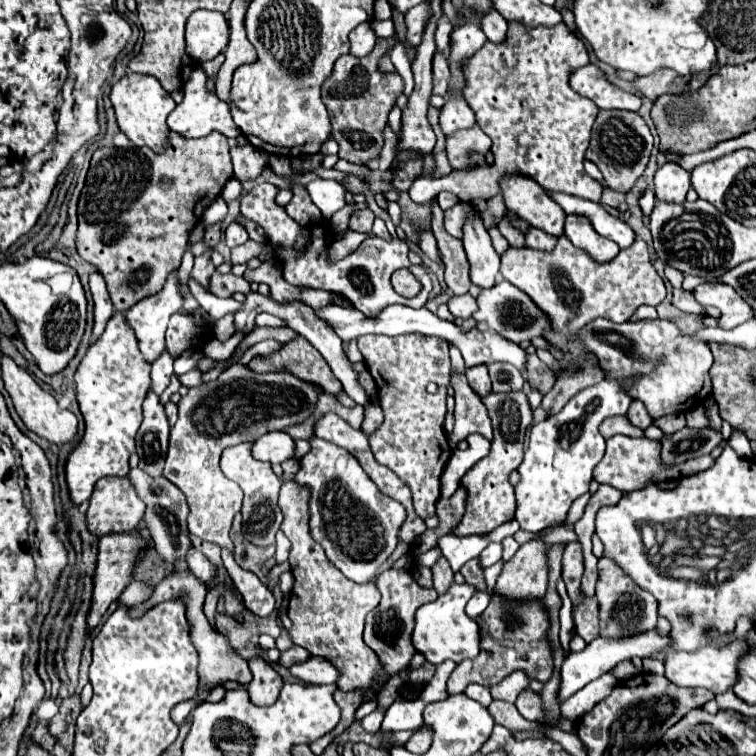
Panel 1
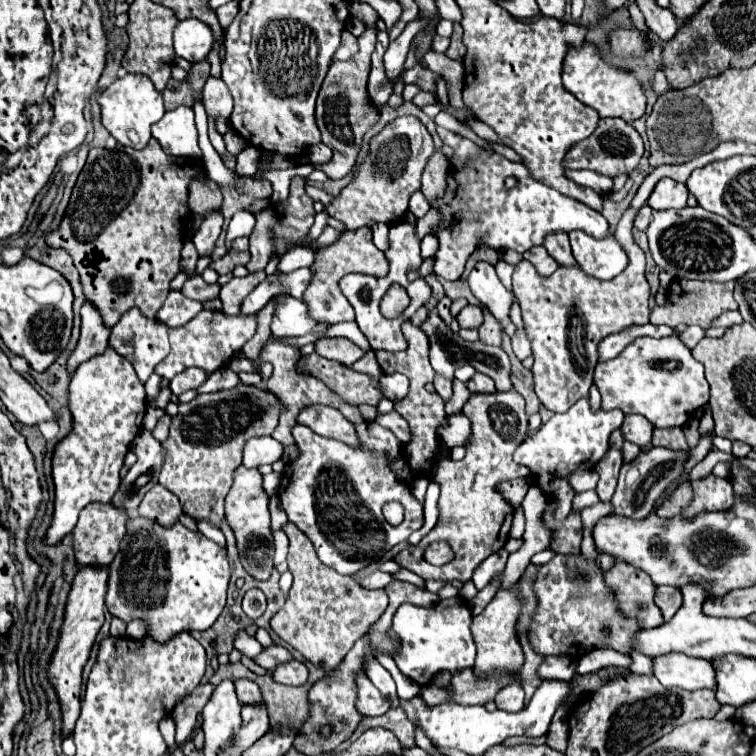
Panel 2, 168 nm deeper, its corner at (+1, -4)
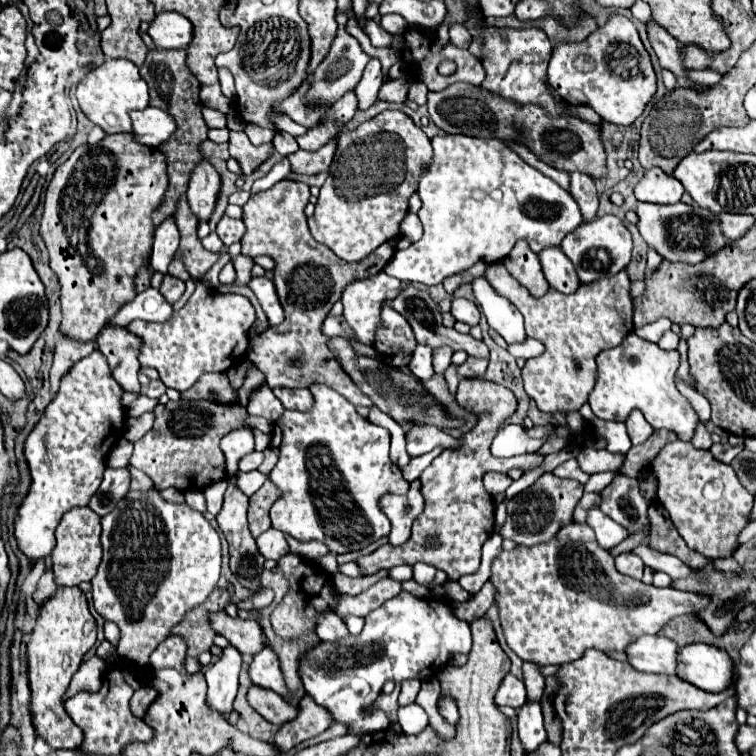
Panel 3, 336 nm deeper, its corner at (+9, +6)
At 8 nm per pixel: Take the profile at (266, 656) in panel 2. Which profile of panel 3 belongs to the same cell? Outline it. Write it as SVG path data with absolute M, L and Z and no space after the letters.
M213 612L209 614L211 626L215 634L221 634L229 640L231 646L235 646L241 654L257 654L257 650L263 650L263 630L255 620L241 620L231 618L227 612Z

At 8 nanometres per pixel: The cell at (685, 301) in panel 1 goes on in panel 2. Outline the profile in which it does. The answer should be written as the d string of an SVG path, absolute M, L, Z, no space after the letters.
M729 311L723 313L720 317L715 319L711 327L731 327L733 325L739 325L743 323L743 318L739 311Z

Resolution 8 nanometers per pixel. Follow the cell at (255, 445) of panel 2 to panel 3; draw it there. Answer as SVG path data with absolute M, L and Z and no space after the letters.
M247 428L231 430L225 438L221 438L221 450L227 460L227 476L231 476L237 472L237 462L245 454L253 452L253 432Z

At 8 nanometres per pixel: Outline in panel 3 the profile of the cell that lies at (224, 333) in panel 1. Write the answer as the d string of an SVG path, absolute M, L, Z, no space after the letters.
M239 254L239 256L235 256L231 262L233 262L235 272L237 272L237 280L235 280L235 284L237 284L237 286L247 286L247 282L251 280L253 260L251 260L249 256L245 256L245 254Z

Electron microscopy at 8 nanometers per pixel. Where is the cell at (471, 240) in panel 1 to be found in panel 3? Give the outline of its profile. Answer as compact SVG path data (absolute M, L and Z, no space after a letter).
M483 276L473 280L473 292L483 314L487 316L489 326L503 336L507 344L525 342L527 334L523 328L523 316L509 300L499 296Z

